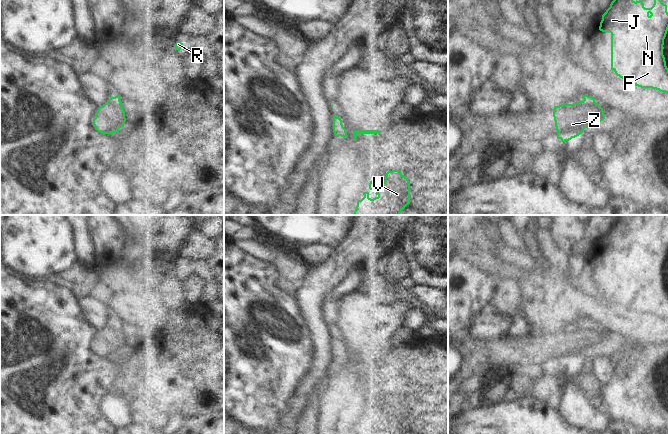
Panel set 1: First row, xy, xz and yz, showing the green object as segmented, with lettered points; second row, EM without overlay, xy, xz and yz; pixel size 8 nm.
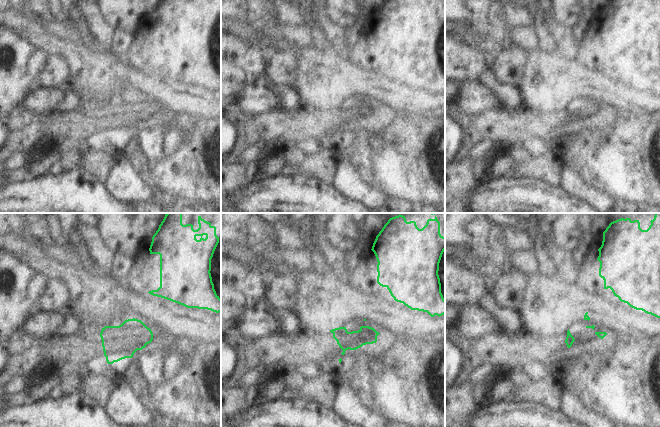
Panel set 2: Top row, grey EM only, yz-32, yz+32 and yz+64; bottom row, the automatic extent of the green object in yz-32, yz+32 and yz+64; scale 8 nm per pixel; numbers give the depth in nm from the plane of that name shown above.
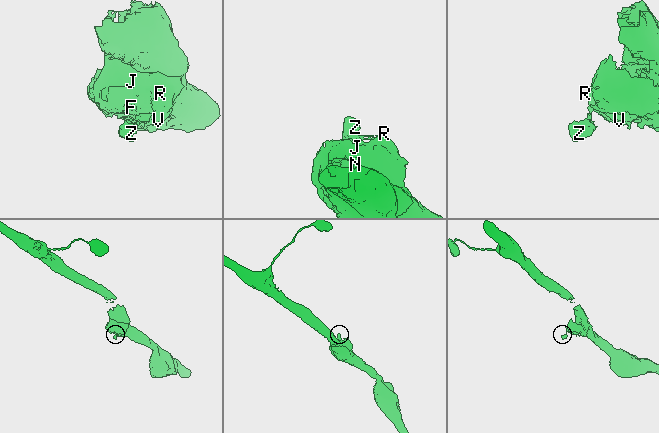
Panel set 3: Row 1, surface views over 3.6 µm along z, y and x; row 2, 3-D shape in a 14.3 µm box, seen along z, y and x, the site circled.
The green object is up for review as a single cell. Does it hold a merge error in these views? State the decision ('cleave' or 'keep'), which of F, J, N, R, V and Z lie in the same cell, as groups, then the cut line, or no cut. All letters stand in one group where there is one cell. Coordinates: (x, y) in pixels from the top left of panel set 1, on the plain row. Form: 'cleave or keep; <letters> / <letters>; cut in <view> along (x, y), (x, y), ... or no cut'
cleave; F J N R V / Z; cut in yz along (584, 323), (594, 326)

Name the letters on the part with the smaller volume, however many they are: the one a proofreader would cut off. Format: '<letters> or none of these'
Z

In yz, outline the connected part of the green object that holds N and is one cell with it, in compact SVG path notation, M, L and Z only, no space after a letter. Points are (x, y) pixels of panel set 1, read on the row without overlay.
M622 215L602 239L599 254L611 257L611 294L617 300L638 311L668 317L668 292L663 279L668 255L666 228L656 221L653 230L645 232L642 224L633 224L632 215Z

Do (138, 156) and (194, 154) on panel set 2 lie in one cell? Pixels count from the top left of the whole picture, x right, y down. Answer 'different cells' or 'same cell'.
same cell

